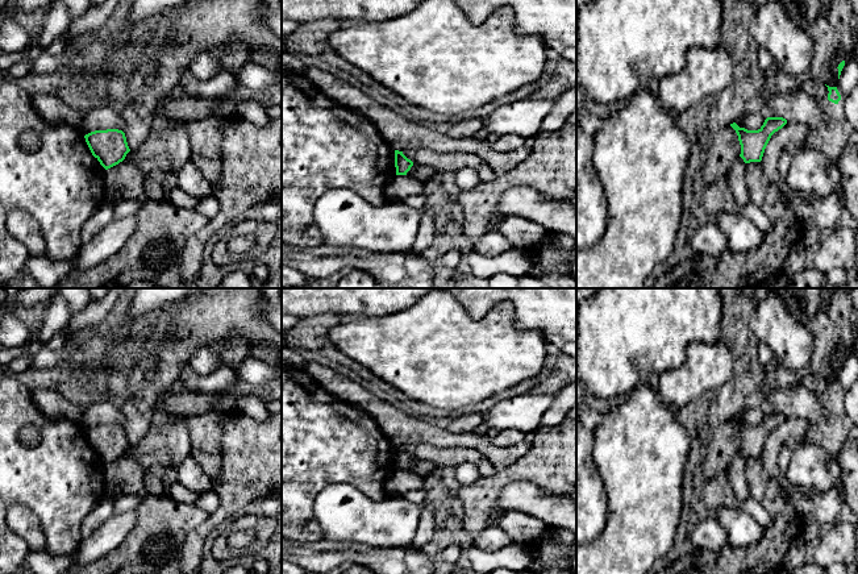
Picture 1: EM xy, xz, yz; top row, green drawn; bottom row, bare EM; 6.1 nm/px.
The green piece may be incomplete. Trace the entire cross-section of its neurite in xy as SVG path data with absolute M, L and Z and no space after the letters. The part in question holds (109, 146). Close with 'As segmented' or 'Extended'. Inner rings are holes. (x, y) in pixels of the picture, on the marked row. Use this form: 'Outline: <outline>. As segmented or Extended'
Outline: M118 129L95 130L84 136L92 155L108 170L130 151L125 133Z. As segmented

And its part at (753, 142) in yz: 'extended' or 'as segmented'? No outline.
as segmented

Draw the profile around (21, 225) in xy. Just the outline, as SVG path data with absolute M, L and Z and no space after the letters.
M12 209L5 224L8 232L28 248L30 255L46 257L45 240L36 219L22 209Z

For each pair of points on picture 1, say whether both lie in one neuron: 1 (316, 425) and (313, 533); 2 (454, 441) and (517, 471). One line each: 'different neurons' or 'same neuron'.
1: same neuron
2: different neurons

